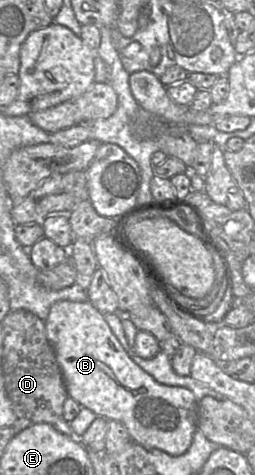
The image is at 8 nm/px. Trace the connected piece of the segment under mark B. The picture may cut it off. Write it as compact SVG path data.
M58 301L52 305L45 330L62 372L68 396L97 416L122 423L133 442L147 449L158 449L172 456L183 455L190 448L197 429L197 402L193 392L184 387L158 383L137 365L112 332L104 314L90 302Z

